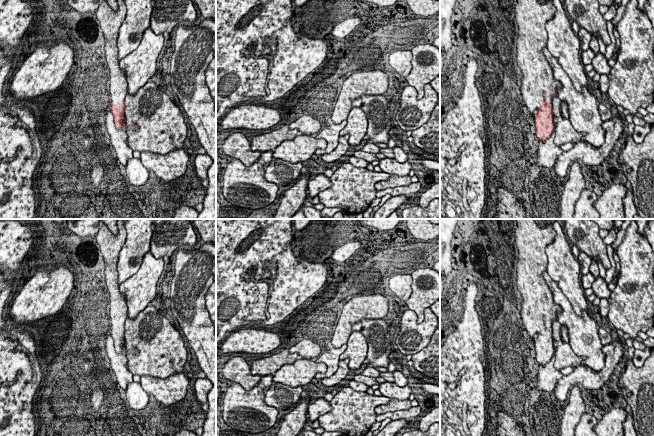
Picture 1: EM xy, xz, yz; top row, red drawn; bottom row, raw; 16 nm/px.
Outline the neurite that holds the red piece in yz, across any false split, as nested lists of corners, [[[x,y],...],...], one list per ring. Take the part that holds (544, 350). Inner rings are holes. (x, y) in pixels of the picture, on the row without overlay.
[[[516,219],[518,248],[516,285],[522,296],[520,316],[527,334],[535,341],[535,358],[545,366],[554,355],[552,322],[561,311],[544,280],[546,247],[555,238],[553,223],[558,219]]]

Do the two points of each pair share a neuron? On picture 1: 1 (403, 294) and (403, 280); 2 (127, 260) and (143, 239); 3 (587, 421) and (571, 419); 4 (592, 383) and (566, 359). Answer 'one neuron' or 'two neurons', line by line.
1: one neuron
2: one neuron
3: two neurons
4: two neurons

